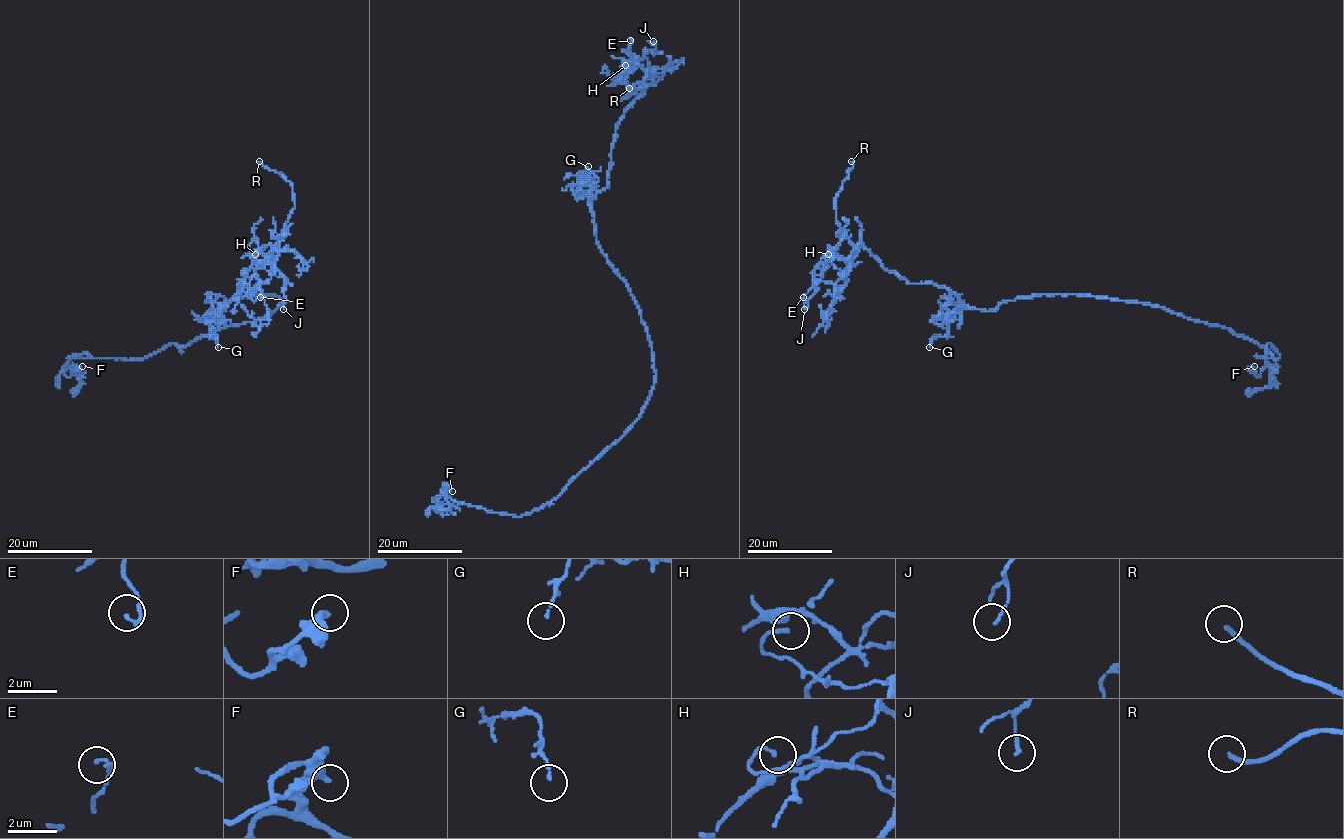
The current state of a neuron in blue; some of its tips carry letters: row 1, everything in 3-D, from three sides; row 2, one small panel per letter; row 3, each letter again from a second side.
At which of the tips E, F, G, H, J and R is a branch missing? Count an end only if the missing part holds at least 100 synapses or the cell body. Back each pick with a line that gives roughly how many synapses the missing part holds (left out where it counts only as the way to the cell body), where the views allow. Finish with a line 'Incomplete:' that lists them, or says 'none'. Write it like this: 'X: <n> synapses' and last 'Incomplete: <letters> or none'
Incomplete: R

